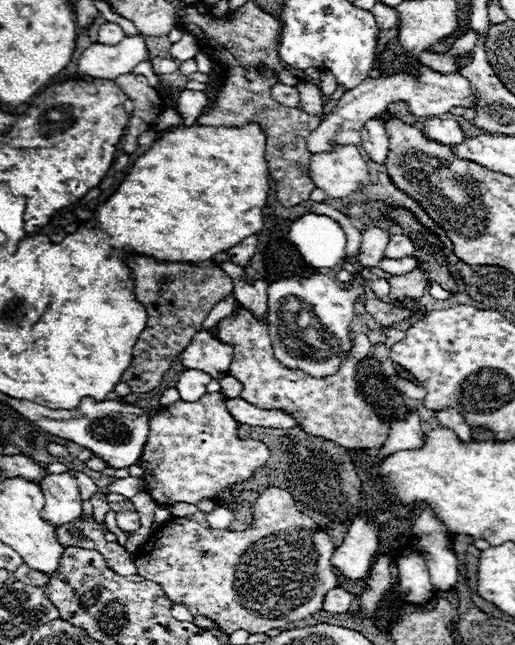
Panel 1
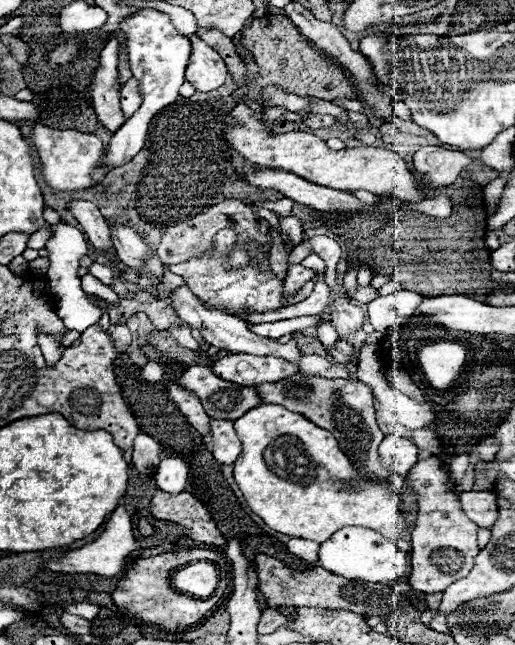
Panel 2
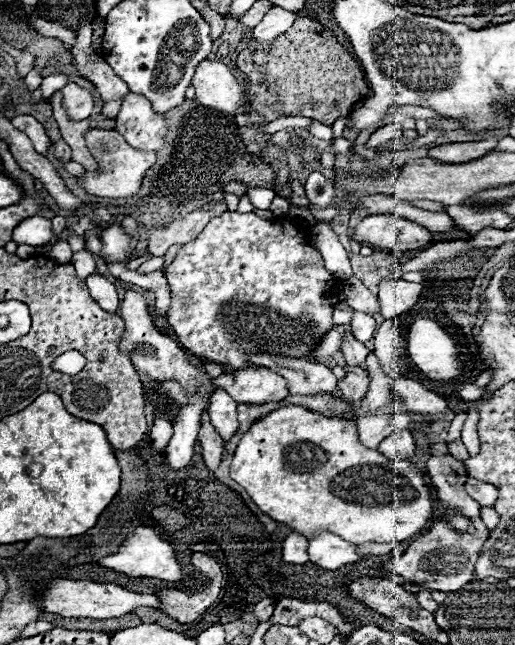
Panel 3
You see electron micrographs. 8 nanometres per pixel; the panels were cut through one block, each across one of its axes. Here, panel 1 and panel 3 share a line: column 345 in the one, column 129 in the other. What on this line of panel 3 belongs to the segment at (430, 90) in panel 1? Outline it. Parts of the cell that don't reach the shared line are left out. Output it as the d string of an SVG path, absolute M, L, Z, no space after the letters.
M130 92L116 116L114 130L118 130L132 148L158 152L164 148L168 124L162 114L152 110L152 104L144 96Z

